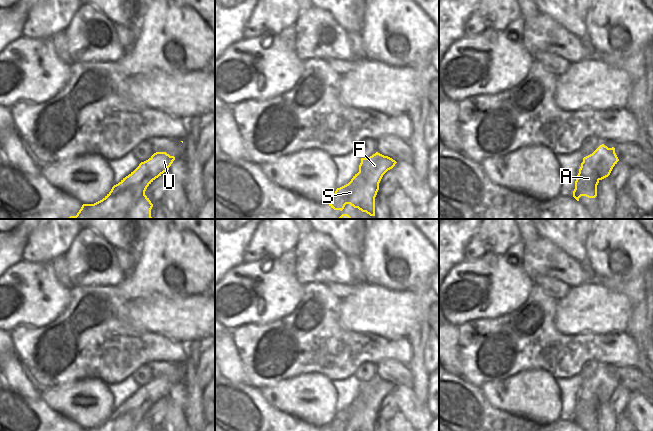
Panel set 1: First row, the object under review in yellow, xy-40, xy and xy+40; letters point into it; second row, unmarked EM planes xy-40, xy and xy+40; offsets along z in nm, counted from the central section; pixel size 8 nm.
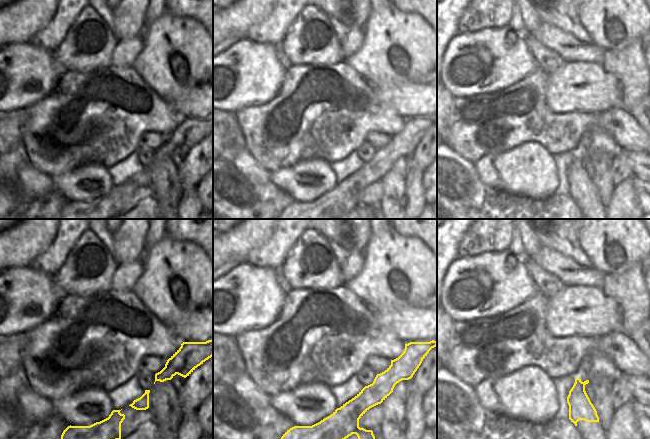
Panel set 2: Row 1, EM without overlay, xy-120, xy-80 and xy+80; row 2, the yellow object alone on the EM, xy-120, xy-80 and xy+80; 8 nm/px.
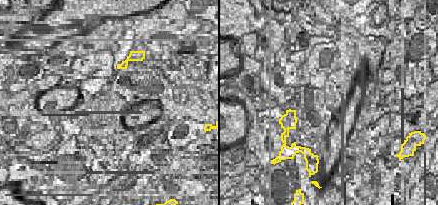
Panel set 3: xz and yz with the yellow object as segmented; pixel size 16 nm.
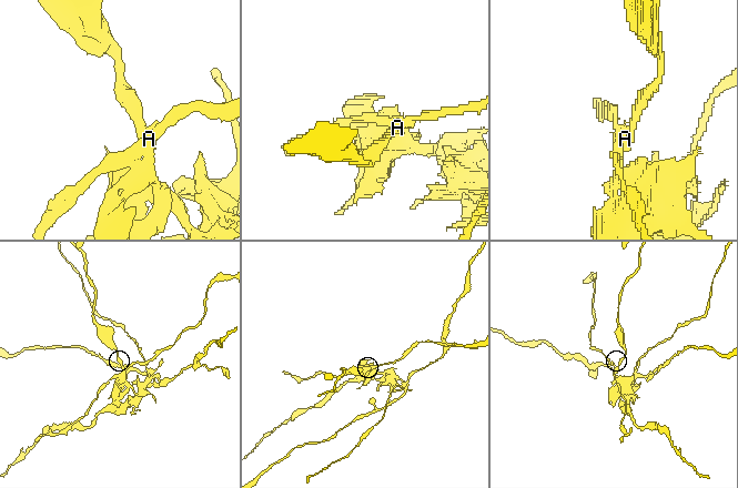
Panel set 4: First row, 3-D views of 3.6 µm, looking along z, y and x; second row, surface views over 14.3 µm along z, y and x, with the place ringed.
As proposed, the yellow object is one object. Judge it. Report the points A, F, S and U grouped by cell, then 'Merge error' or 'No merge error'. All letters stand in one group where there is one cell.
Groups: A / F S U. Merge error

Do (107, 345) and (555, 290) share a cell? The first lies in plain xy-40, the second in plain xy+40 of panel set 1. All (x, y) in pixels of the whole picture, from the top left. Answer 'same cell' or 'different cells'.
different cells

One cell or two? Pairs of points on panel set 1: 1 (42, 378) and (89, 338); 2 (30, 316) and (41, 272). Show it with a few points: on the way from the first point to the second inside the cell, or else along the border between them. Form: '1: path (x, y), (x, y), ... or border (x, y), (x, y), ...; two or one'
1: path (56, 377), (74, 363), (82, 352); one
2: path (30, 305), (30, 292), (36, 283); one

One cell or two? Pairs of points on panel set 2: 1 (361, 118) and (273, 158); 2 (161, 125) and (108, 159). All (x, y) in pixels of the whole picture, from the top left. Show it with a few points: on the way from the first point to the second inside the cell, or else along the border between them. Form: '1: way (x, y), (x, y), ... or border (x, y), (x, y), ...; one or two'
1: way (339, 118), (315, 118), (295, 138); one
2: way (147, 125), (140, 125), (120, 145); one

